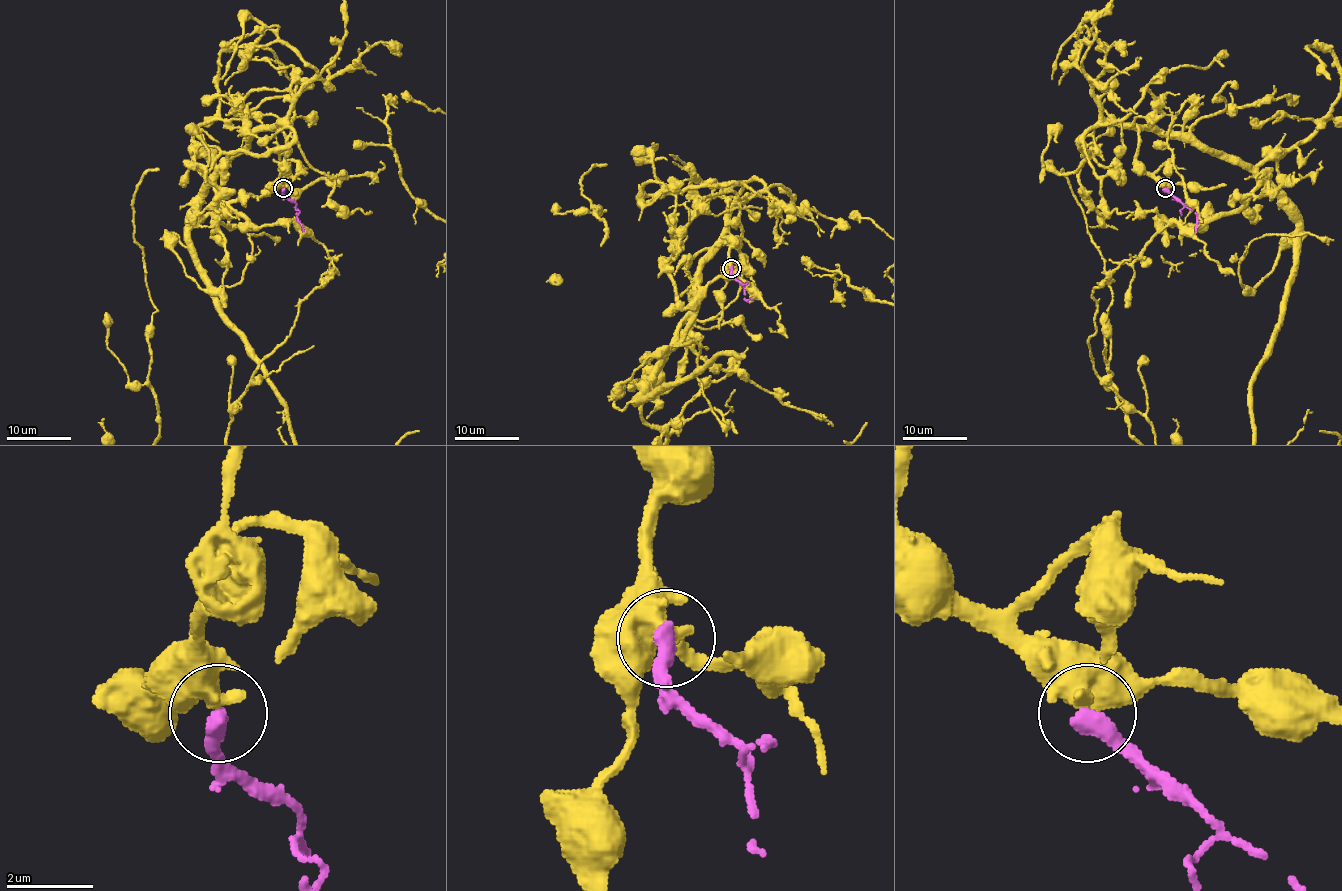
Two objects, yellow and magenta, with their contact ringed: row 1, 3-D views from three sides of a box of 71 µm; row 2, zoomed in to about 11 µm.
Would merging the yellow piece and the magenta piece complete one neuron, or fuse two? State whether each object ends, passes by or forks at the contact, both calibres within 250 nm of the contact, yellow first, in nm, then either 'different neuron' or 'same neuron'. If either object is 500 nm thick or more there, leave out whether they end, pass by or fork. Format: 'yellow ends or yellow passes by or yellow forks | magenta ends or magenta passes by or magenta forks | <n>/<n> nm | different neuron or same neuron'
600/460 nm | different neuron

